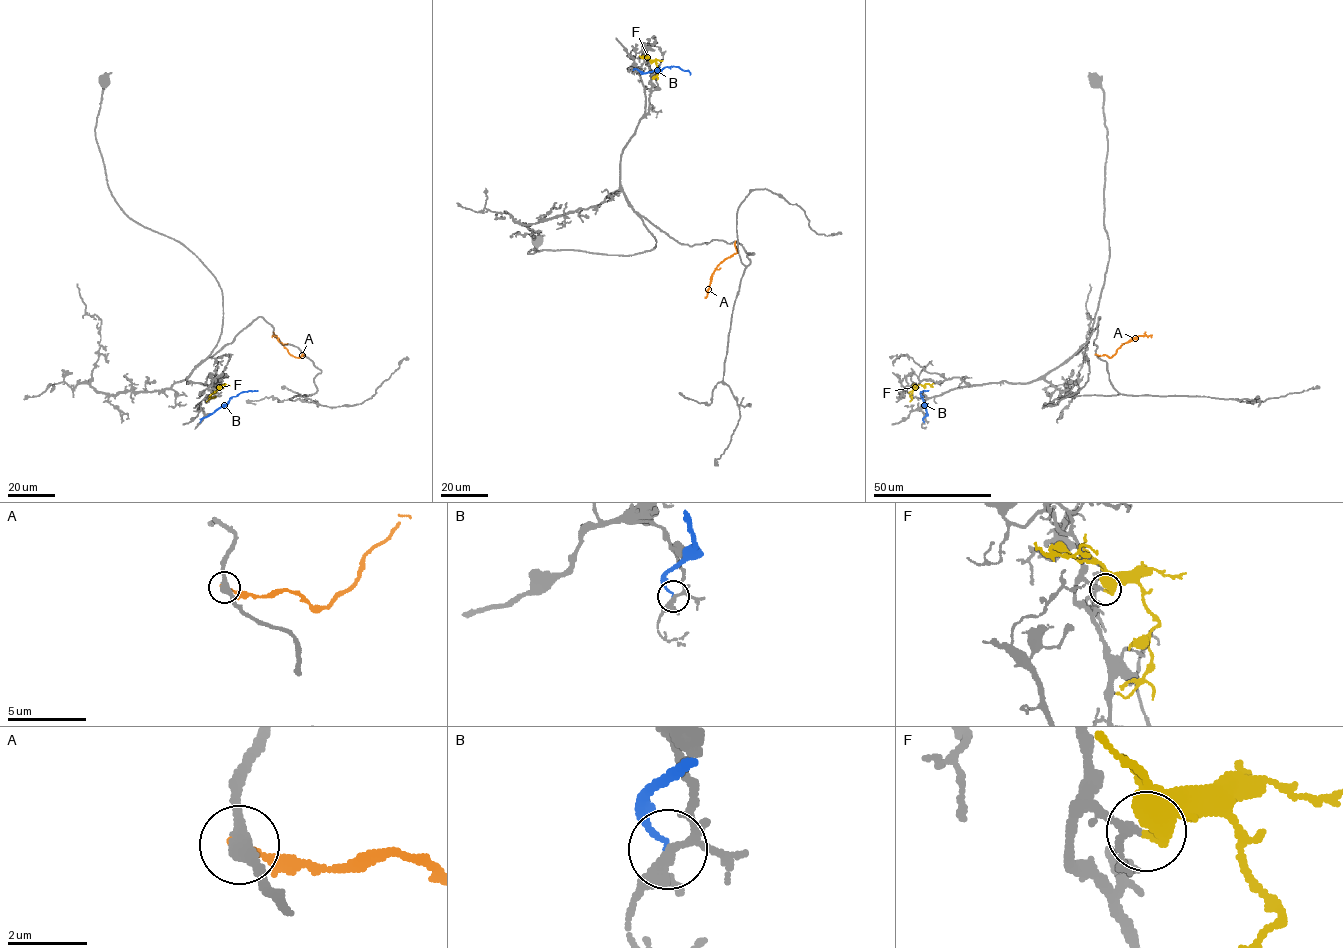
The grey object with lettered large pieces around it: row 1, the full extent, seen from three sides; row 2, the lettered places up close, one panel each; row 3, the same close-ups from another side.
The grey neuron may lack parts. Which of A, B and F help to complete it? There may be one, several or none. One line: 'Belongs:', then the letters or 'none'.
Belongs: F

